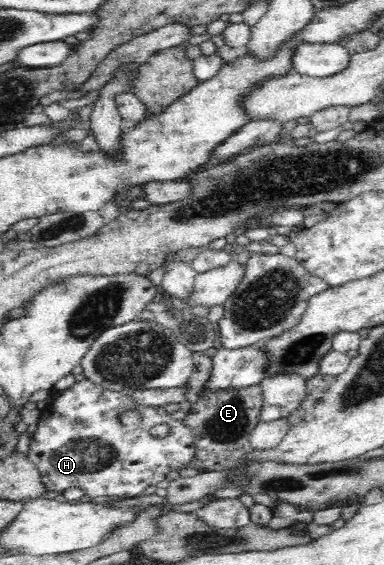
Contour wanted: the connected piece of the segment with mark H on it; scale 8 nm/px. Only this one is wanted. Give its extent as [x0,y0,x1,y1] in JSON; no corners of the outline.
[26,379,195,499]

